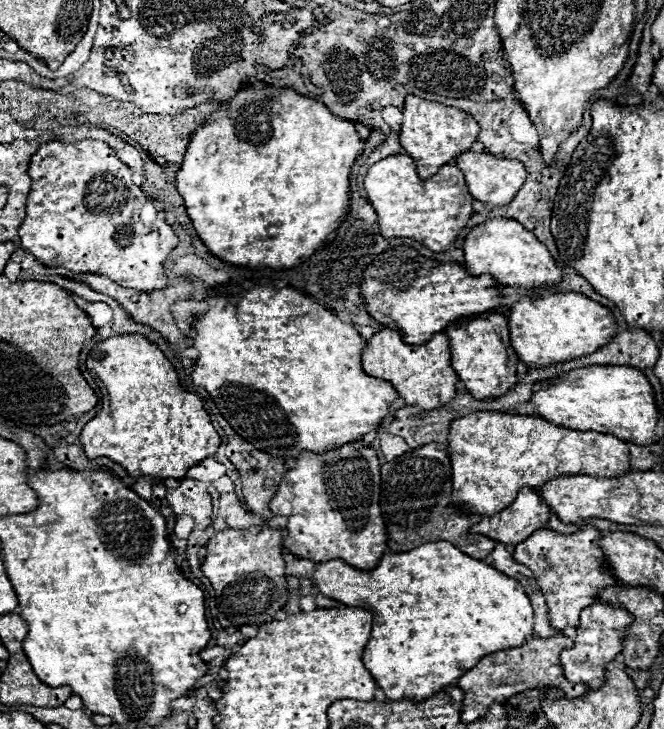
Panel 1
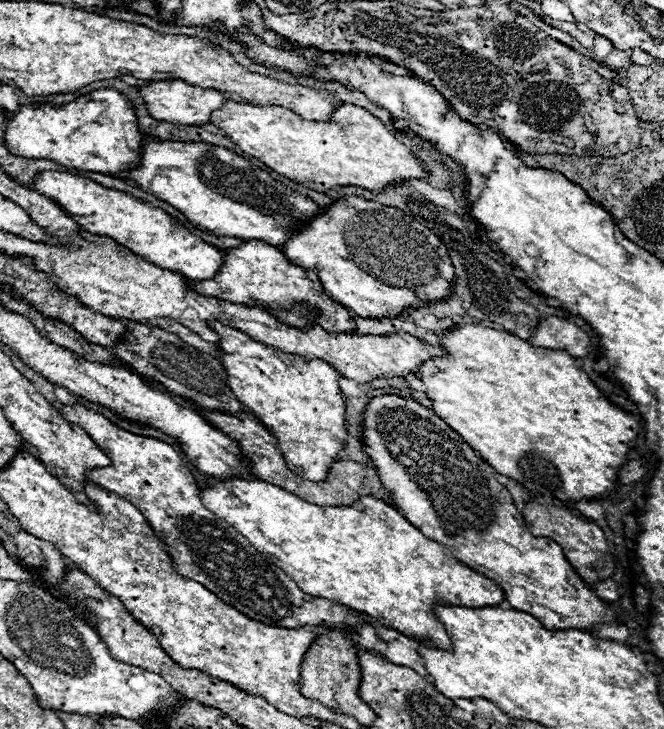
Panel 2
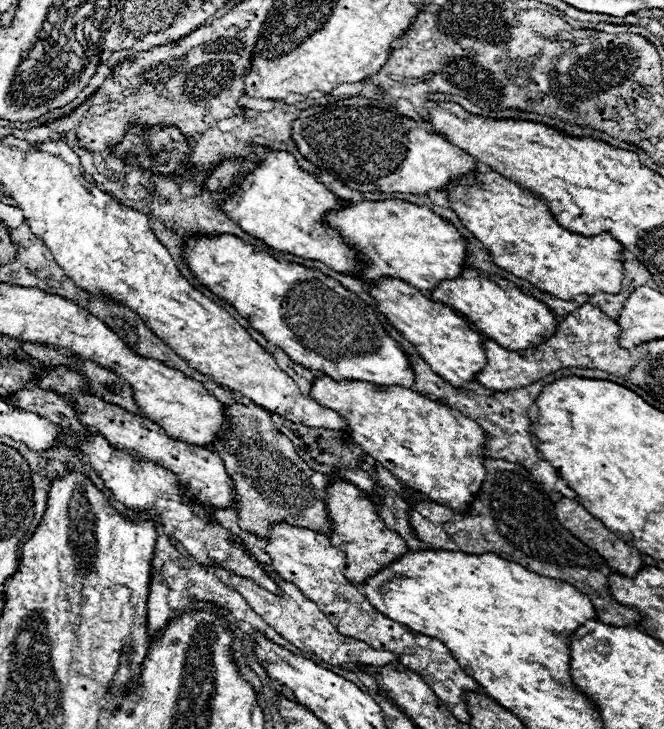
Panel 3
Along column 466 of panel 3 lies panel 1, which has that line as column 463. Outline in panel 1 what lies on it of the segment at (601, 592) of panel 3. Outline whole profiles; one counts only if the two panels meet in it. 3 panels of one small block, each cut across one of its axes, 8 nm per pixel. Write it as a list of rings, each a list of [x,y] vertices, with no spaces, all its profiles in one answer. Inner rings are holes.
[[[436,442],[424,444],[416,450],[410,450],[402,456],[398,456],[394,462],[386,462],[382,466],[382,516],[384,522],[388,526],[388,548],[390,552],[408,552],[420,544],[426,542],[452,542],[458,550],[462,550],[464,554],[484,560],[486,556],[490,556],[492,548],[496,546],[494,540],[482,536],[482,534],[470,534],[470,528],[474,524],[480,522],[480,514],[472,514],[472,516],[464,516],[458,510],[454,510],[450,506],[450,498],[452,496],[452,466],[450,466],[450,456],[446,450],[442,450]]]

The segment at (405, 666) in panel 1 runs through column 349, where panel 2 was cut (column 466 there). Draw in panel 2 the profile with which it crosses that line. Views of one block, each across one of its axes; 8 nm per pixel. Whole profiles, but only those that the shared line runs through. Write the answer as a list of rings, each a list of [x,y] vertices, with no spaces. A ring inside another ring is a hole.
[[[226,478],[200,488],[200,500],[210,512],[224,518],[248,542],[252,542],[260,554],[270,558],[292,580],[296,580],[302,592],[366,612],[380,624],[418,640],[432,640],[438,648],[450,648],[448,634],[432,614],[432,606],[440,600],[468,608],[498,606],[504,600],[504,592],[498,584],[450,556],[442,544],[428,540],[394,506],[374,496],[362,496],[352,506],[316,506],[262,480]]]

